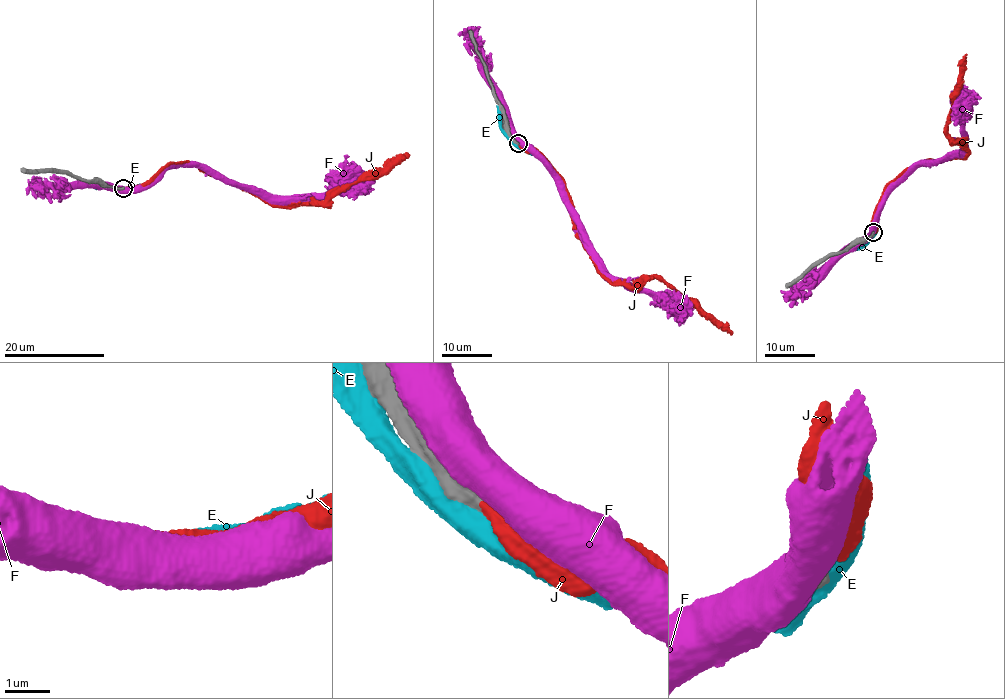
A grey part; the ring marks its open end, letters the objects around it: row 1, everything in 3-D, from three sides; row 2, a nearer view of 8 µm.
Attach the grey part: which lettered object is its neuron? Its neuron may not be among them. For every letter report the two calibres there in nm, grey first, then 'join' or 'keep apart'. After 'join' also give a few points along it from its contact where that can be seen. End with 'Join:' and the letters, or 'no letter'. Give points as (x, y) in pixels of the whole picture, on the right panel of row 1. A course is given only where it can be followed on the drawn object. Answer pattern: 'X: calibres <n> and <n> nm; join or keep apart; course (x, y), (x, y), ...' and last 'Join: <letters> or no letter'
E: calibres 420 and 480 nm; keep apart
F: calibres 400 and 750 nm; keep apart
J: calibres 400 and 400 nm; join; course (873, 232), (873, 214), (889, 183), (911, 167), (962, 158), (969, 151), (945, 131), (965, 55)
Join: J

